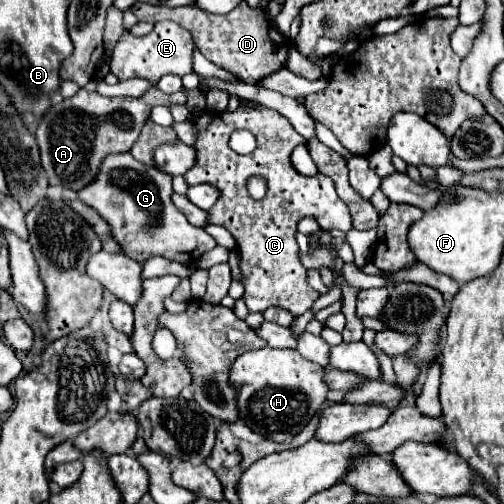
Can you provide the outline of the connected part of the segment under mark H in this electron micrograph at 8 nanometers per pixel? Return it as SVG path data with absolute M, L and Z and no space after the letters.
M271 347L239 355L231 365L229 381L237 389L239 419L255 433L277 443L293 439L325 403L329 391L323 383L323 367L307 363L299 351Z

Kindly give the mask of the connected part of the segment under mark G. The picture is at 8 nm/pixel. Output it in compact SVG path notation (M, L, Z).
M109 153L103 157L95 179L77 191L77 199L93 207L109 223L111 235L119 243L121 251L137 263L145 263L147 259L159 255L169 261L193 265L217 243L211 235L193 227L183 217L183 213L171 203L171 193L169 175L139 163L131 153Z

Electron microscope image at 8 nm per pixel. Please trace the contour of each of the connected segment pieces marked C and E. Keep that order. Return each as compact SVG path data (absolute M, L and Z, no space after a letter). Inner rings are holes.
M237 107L237 111L223 111L213 115L213 121L197 139L195 165L185 173L189 185L209 183L219 189L215 207L209 209L209 223L225 227L239 243L239 269L243 279L243 299L249 311L265 311L267 307L283 307L295 317L309 311L319 297L307 285L307 269L301 264L298 244L295 243L297 221L301 217L315 217L321 229L349 231L351 215L347 205L339 199L335 183L319 173L314 177L299 174L291 164L291 149L305 143L303 137L289 125L289 121L267 107ZM235 129L247 129L255 135L257 147L249 155L239 155L229 147L229 135ZM251 175L263 175L269 191L263 201L253 201L245 191L245 181Z
M159 21L155 23L155 29L147 37L133 37L129 33L123 33L123 37L117 41L113 49L111 73L115 73L119 79L163 77L165 73L185 75L193 71L191 51L193 51L191 33L187 33L181 25L173 21Z

